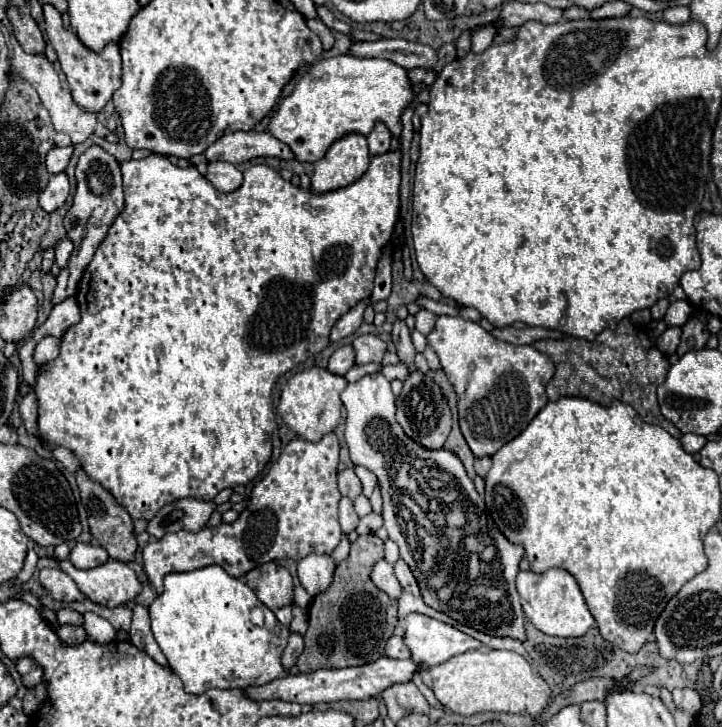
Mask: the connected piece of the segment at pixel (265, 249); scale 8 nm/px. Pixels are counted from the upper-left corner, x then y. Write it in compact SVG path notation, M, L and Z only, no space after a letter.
M387 151L371 157L371 165L359 181L323 195L291 185L269 165L249 167L245 171L243 185L227 195L217 191L195 167L181 169L161 155L149 155L141 161L125 161L121 165L121 173L125 187L125 209L111 225L105 241L99 245L79 281L75 297L81 307L81 321L69 327L61 337L59 357L39 367L35 383L35 393L39 399L37 429L47 449L65 447L73 451L81 463L81 469L93 481L101 483L115 497L115 501L127 509L131 519L151 521L167 503L183 497L213 501L221 489L247 485L265 469L271 459L271 433L275 429L271 391L277 379L307 357L325 349L329 345L329 331L337 319L373 291L377 261L383 247L393 237L399 215L401 151Z

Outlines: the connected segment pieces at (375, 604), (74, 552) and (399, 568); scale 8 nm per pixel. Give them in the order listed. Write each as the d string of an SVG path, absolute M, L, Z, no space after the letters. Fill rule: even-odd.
M377 535L357 537L351 543L351 553L335 569L331 587L313 597L309 607L309 629L305 633L305 651L297 659L301 673L317 669L339 669L351 665L373 663L385 655L385 643L397 625L397 601L375 587L371 581L373 565L383 559L383 541ZM347 633L353 633L349 641Z
M75 543L69 553L69 561L77 569L93 569L97 565L103 565L109 559L107 551L93 543Z
M399 559L399 561L395 563L395 575L397 575L403 591L413 593L413 595L419 595L419 585L417 585L417 581L415 581L409 565L407 565L403 559Z

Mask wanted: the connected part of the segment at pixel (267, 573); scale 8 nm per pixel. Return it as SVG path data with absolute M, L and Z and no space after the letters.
M275 561L249 571L245 583L257 593L259 601L273 611L293 603L293 579L289 571Z

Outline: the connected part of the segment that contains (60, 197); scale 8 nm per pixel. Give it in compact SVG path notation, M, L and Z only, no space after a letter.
M57 173L57 175L51 175L49 179L49 185L45 187L45 191L39 195L39 205L51 213L59 207L63 207L63 203L67 201L69 197L69 191L71 191L71 183L67 179L65 173Z

